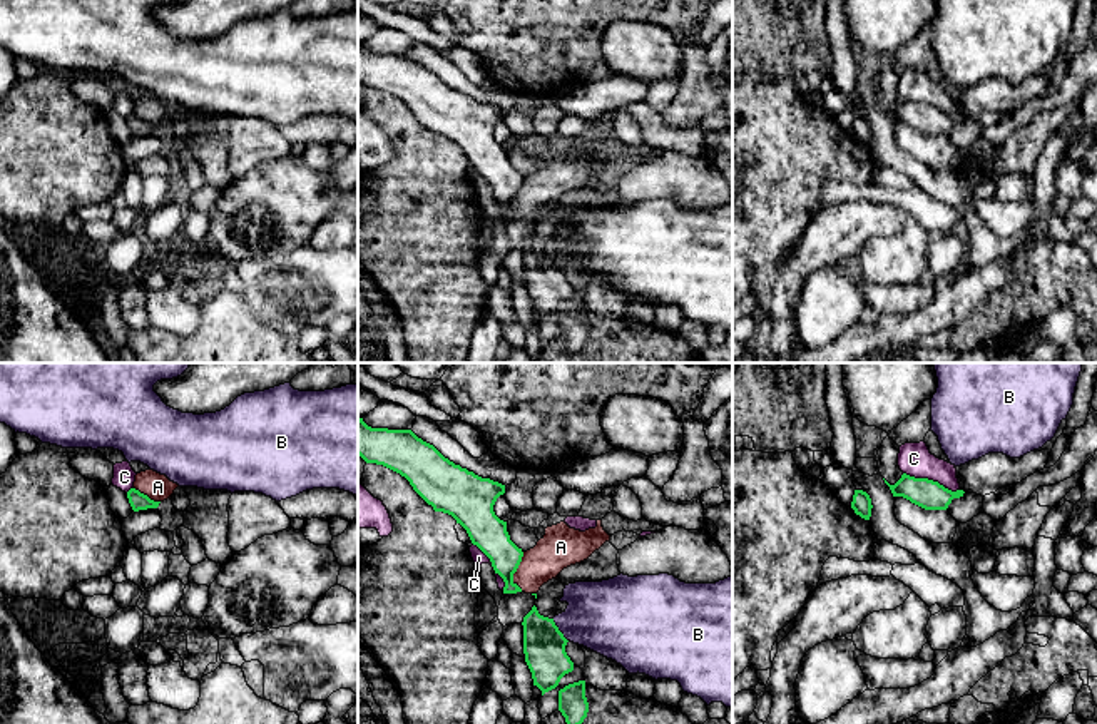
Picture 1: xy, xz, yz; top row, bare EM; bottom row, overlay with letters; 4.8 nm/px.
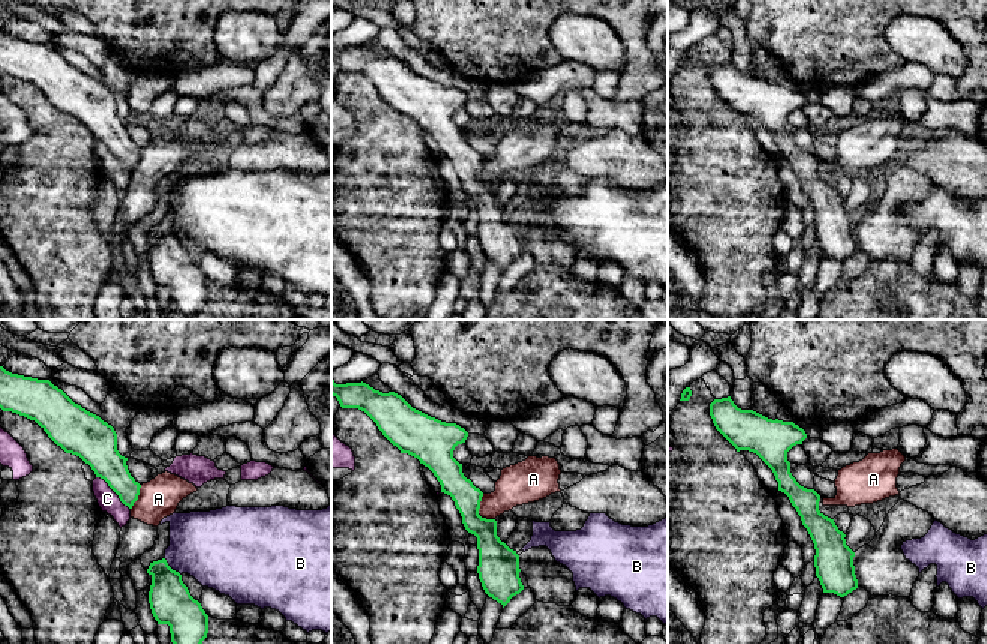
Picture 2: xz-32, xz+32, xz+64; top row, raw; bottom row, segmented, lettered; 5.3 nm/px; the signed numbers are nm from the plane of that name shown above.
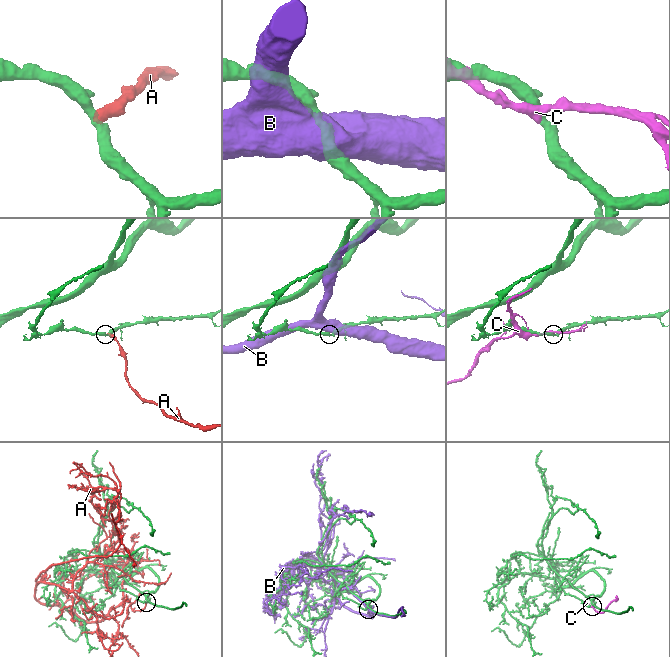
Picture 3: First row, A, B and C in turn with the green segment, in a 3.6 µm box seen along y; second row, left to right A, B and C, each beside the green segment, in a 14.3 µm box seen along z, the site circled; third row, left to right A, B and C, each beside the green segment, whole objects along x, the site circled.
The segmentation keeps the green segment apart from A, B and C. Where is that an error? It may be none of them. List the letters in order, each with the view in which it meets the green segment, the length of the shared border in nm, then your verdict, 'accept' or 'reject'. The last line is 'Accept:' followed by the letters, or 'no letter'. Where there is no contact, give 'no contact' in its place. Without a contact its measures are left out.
A: xz | 190 nm | reject
B: xz | 130 nm | reject
C: yz | 280 nm | reject
Accept: no letter

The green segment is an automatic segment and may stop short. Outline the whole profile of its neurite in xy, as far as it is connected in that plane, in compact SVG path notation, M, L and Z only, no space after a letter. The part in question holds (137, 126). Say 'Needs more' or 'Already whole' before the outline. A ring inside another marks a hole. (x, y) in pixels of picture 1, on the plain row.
Already whole. M130 114L127 117L127 124L129 124L129 129L130 129L134 137L147 135L147 134L157 134L161 129L161 127L151 125L147 120L140 119L135 114Z

